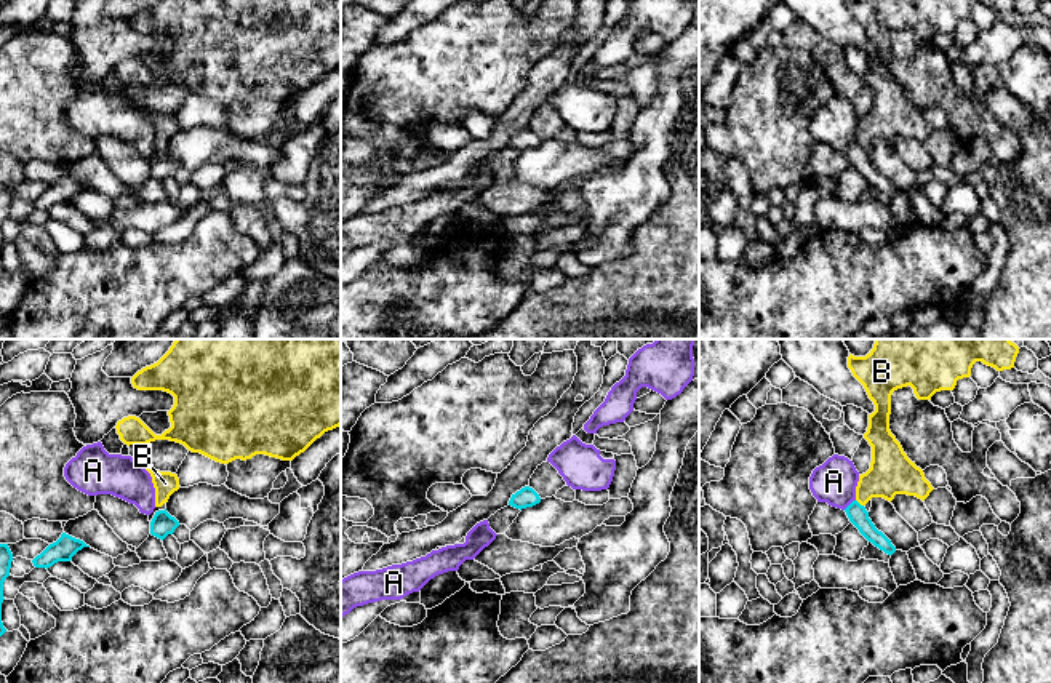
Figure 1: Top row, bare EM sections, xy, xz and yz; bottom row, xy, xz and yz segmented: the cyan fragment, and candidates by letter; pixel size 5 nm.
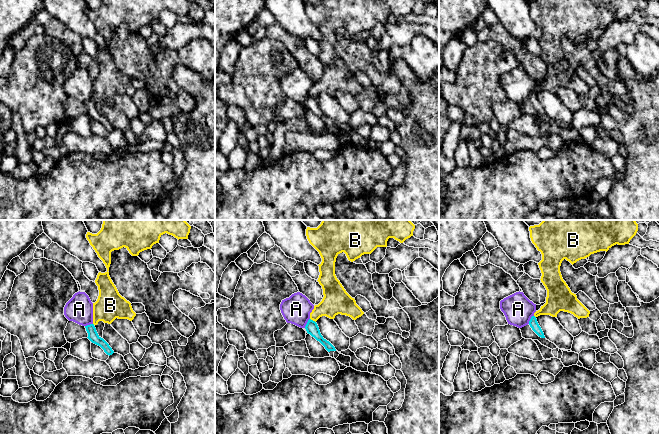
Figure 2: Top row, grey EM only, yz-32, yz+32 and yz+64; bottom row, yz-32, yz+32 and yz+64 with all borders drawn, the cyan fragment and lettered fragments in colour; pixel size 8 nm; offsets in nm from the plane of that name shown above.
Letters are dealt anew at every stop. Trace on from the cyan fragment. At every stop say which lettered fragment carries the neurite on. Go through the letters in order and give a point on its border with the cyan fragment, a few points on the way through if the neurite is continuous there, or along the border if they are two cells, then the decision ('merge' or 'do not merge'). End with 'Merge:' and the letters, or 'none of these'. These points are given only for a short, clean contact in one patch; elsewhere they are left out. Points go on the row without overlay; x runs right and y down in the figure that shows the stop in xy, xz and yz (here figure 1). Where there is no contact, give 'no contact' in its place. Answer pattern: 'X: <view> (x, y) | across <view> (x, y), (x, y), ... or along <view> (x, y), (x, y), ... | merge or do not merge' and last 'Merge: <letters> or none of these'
A: yz (850, 146) | do not merge
B: yz (858, 144) | along yz (856, 141), (863, 147) | do not merge
Merge: none of these

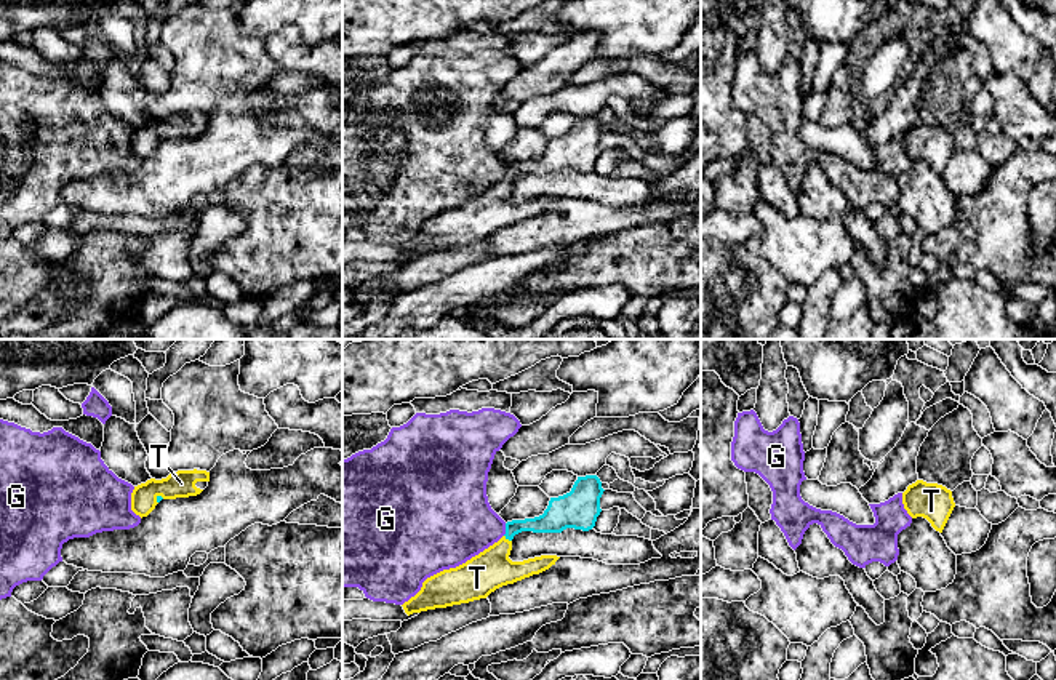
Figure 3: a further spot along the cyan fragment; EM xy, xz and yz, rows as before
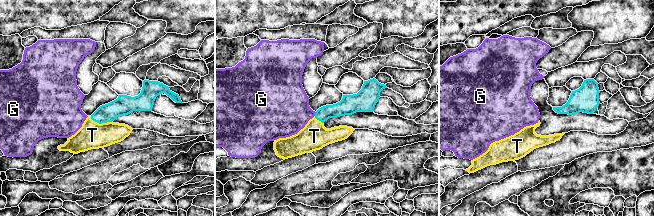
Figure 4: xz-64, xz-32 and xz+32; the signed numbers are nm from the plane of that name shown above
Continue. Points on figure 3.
G: xz (506, 172) | along xz (506, 165), (503, 176) | do not merge
T: xz (508, 180) | across xz (554, 162), (519, 167), (508, 180), (492, 210) | merge
Merge: T

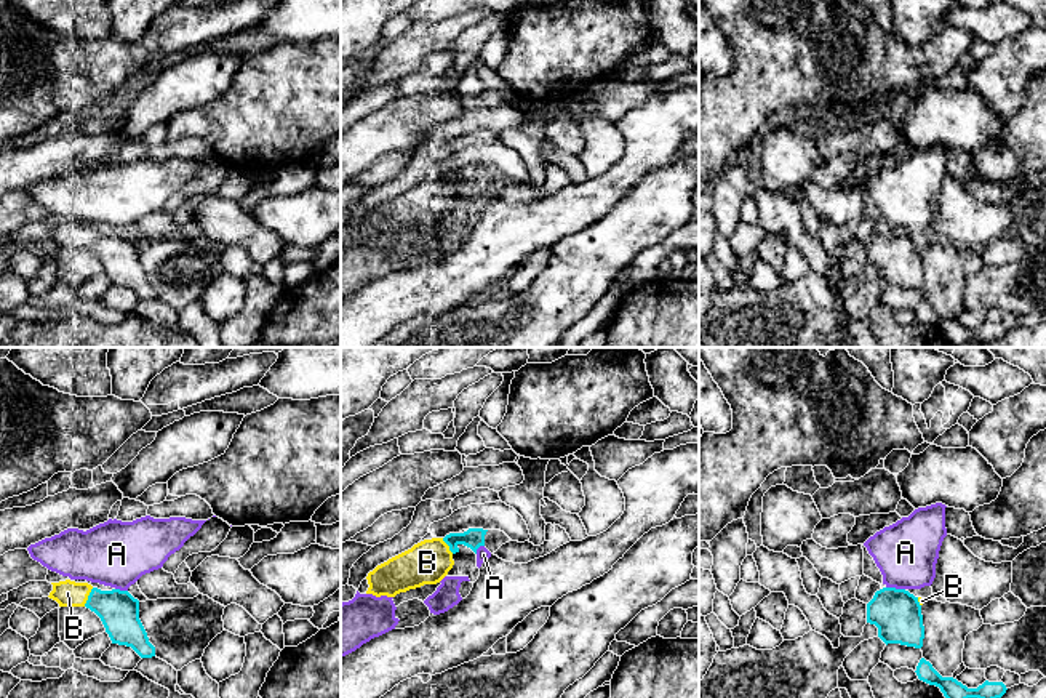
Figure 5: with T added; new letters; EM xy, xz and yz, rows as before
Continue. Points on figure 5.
A: yz (894, 229) | along yz (886, 228), (904, 231) | do not merge
B: xy (88, 239) | merge
Merge: B

